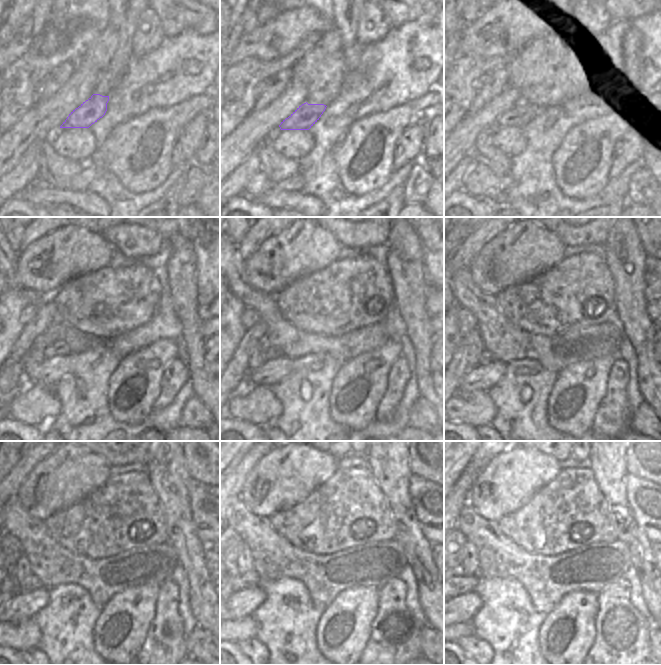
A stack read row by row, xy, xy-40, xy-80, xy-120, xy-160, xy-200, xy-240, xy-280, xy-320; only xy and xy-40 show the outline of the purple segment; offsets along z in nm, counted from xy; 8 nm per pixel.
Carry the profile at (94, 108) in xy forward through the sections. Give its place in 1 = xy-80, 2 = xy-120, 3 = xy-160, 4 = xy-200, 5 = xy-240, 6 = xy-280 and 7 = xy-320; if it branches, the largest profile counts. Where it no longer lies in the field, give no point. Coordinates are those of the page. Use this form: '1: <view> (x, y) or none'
1: xy-80 (522, 114)
2: xy-120 (59, 348)
3: xy-160 (271, 352)
4: xy-200 (485, 358)
5: xy-240 (30, 583)
6: xy-280 (251, 581)
7: xy-320 (464, 584)

